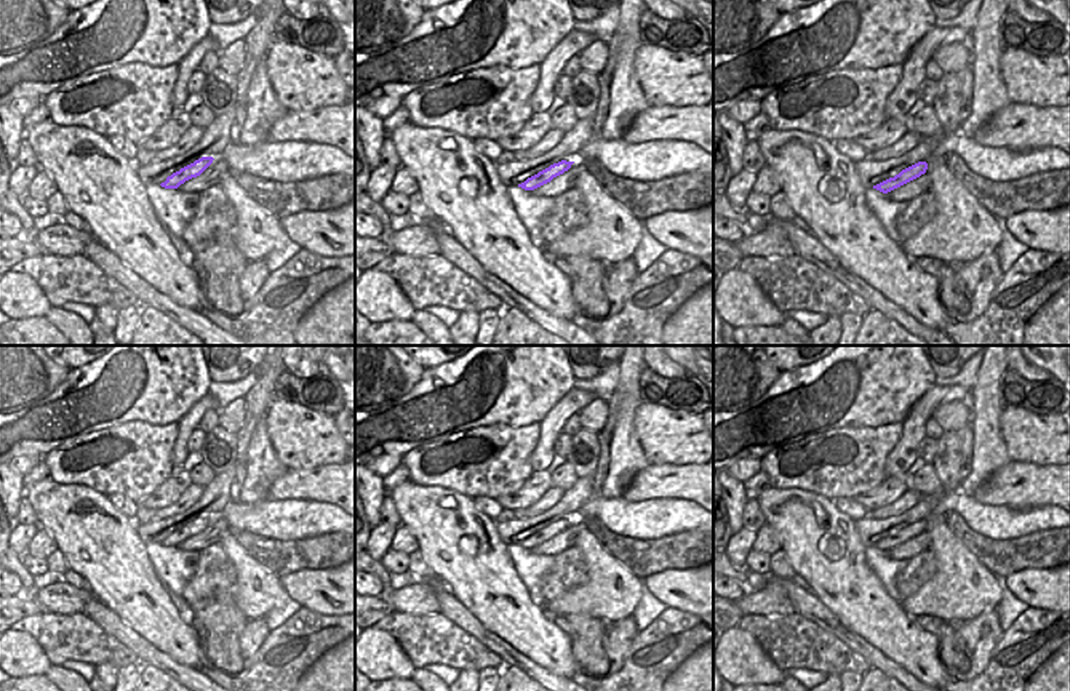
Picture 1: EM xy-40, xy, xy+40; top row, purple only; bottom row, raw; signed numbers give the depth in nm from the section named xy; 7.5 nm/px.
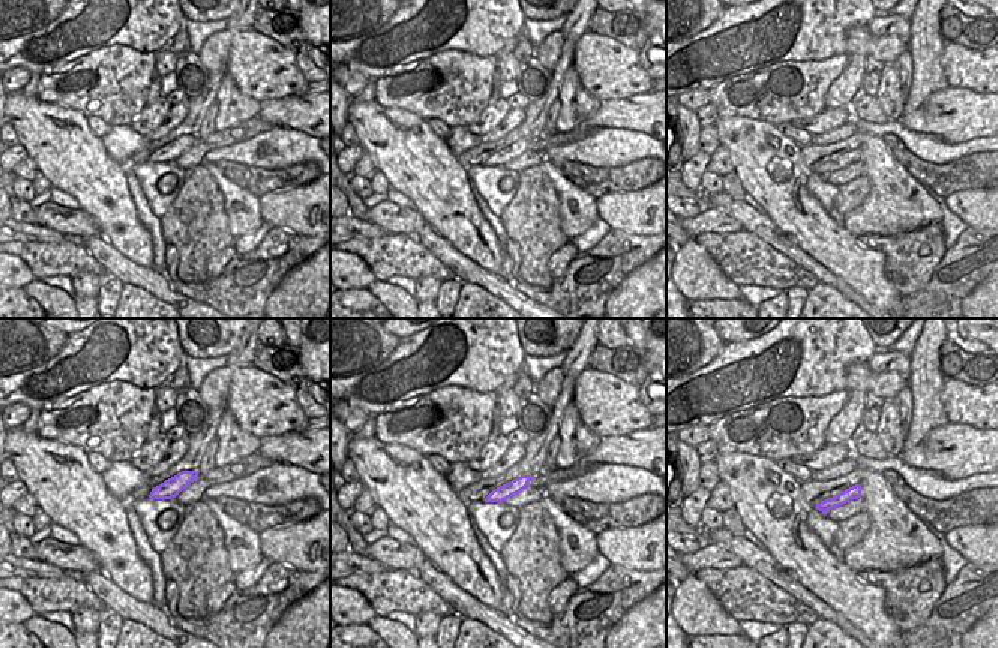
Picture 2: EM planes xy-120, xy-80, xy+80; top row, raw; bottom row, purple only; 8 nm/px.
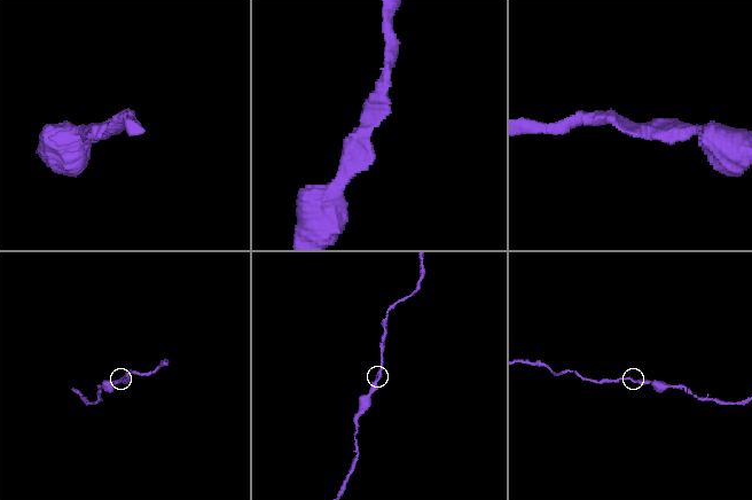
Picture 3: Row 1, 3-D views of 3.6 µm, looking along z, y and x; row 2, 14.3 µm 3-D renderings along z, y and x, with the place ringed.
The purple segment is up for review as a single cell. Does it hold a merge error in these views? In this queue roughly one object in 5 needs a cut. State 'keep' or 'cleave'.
keep

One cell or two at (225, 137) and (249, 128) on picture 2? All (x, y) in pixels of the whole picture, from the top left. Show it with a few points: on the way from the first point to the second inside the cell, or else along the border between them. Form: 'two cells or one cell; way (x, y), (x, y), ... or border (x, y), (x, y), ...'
one cell; way (231, 137), (243, 132)

